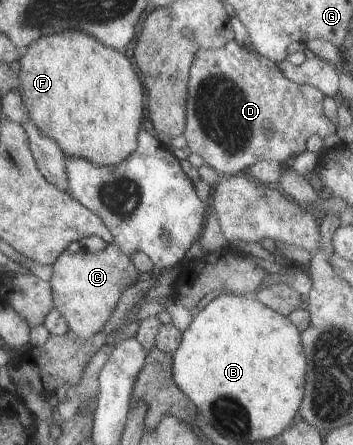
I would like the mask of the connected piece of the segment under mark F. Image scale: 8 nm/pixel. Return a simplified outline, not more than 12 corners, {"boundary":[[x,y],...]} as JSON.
{"boundary":[[81,31],[20,58],[22,108],[66,157],[138,147],[143,84]]}

